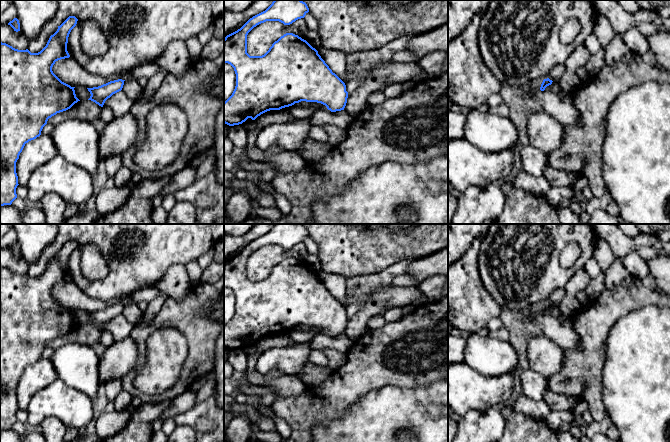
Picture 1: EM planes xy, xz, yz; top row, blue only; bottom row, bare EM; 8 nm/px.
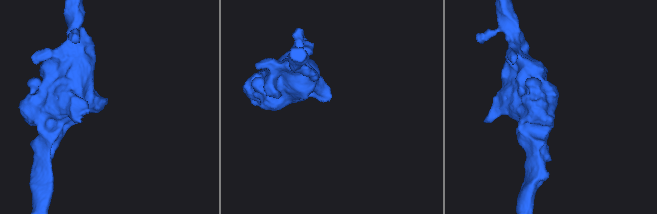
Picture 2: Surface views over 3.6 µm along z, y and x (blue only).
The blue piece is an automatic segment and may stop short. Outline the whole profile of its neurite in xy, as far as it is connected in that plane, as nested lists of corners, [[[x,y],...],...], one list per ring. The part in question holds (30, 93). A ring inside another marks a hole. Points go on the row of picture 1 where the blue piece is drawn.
[[[69,16],[58,26],[57,31],[50,36],[46,46],[38,53],[31,53],[28,49],[18,50],[0,42],[0,207],[11,205],[17,198],[16,188],[19,184],[16,162],[25,144],[41,135],[41,131],[49,118],[70,109],[80,101],[76,97],[75,87],[62,82],[52,71],[56,61],[70,57],[67,51],[68,37],[77,21],[75,16]]]

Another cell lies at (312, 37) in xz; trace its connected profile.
[[[309,29],[306,34],[306,41],[313,47],[318,47],[322,42],[318,32]]]

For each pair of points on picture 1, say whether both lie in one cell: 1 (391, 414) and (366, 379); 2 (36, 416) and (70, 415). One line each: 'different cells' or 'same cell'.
1: different cells
2: same cell

